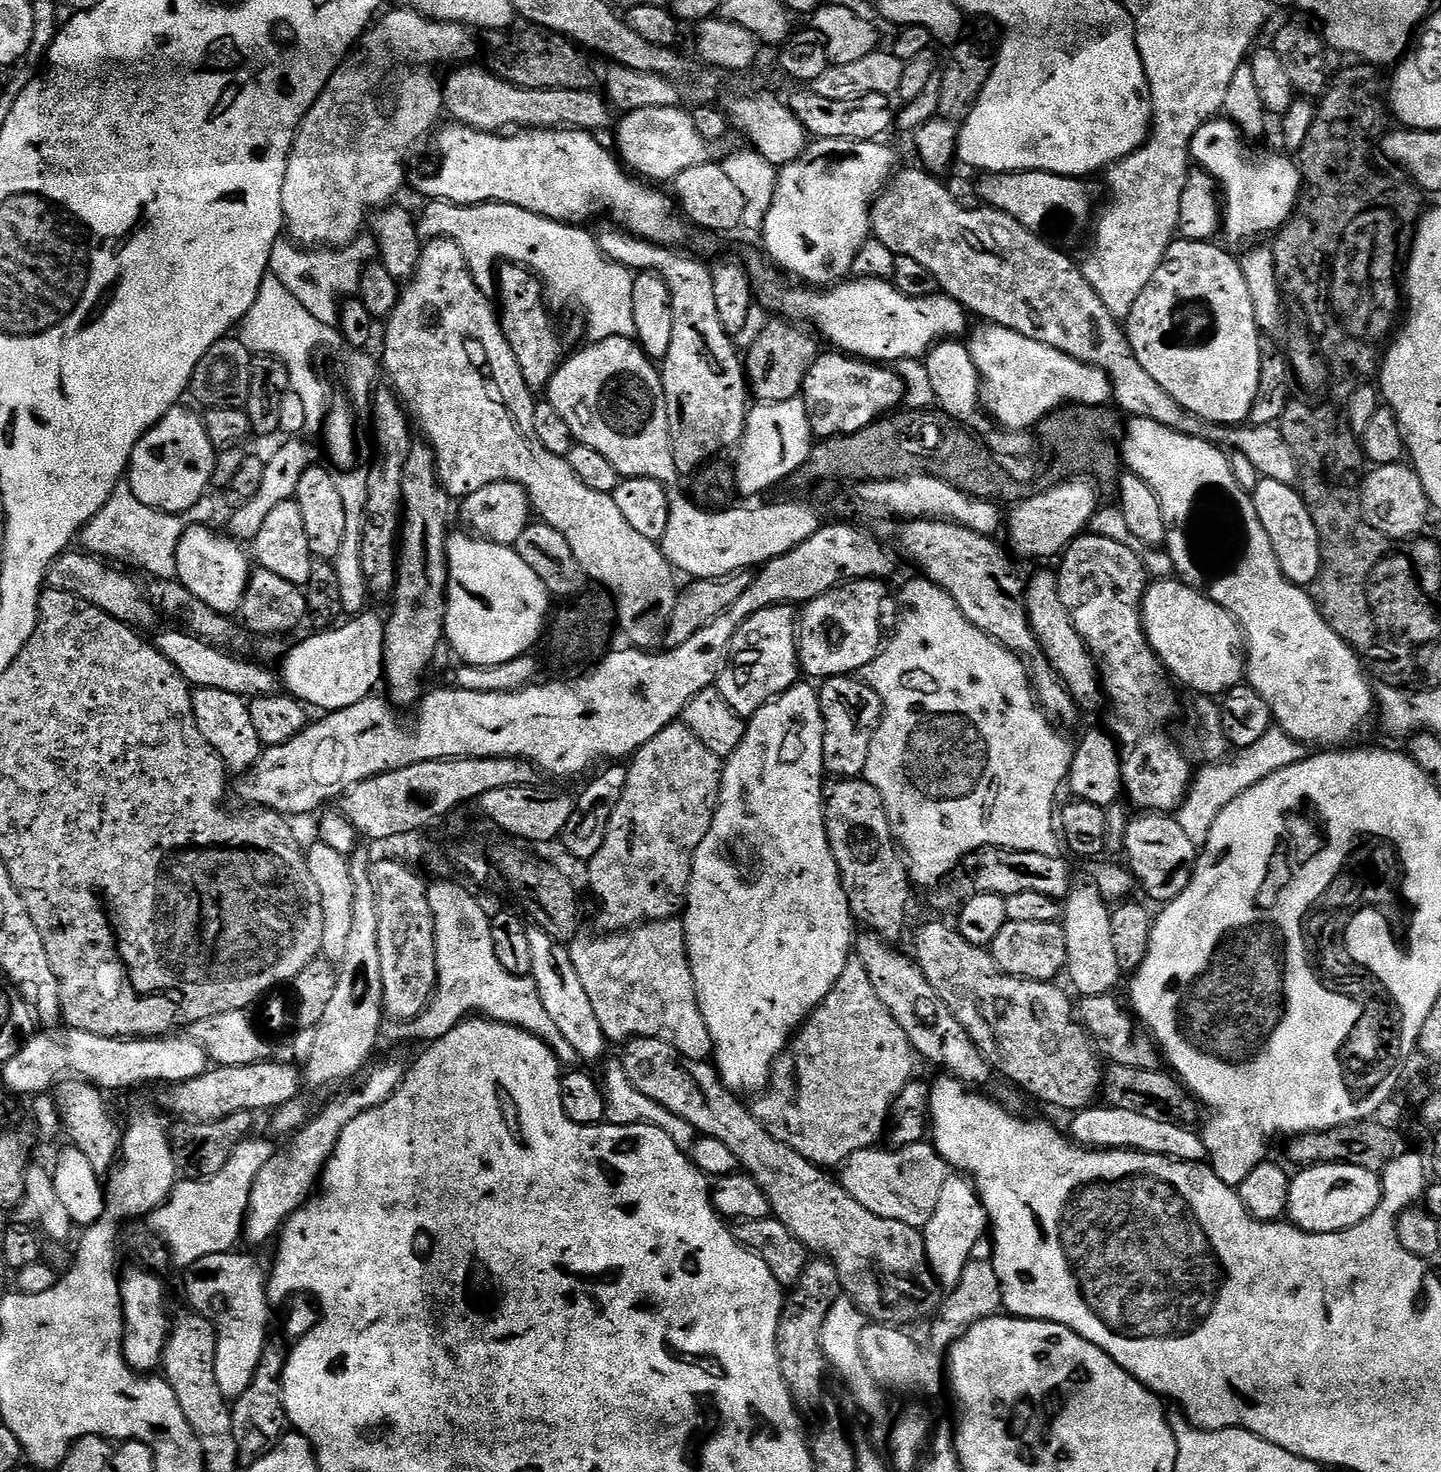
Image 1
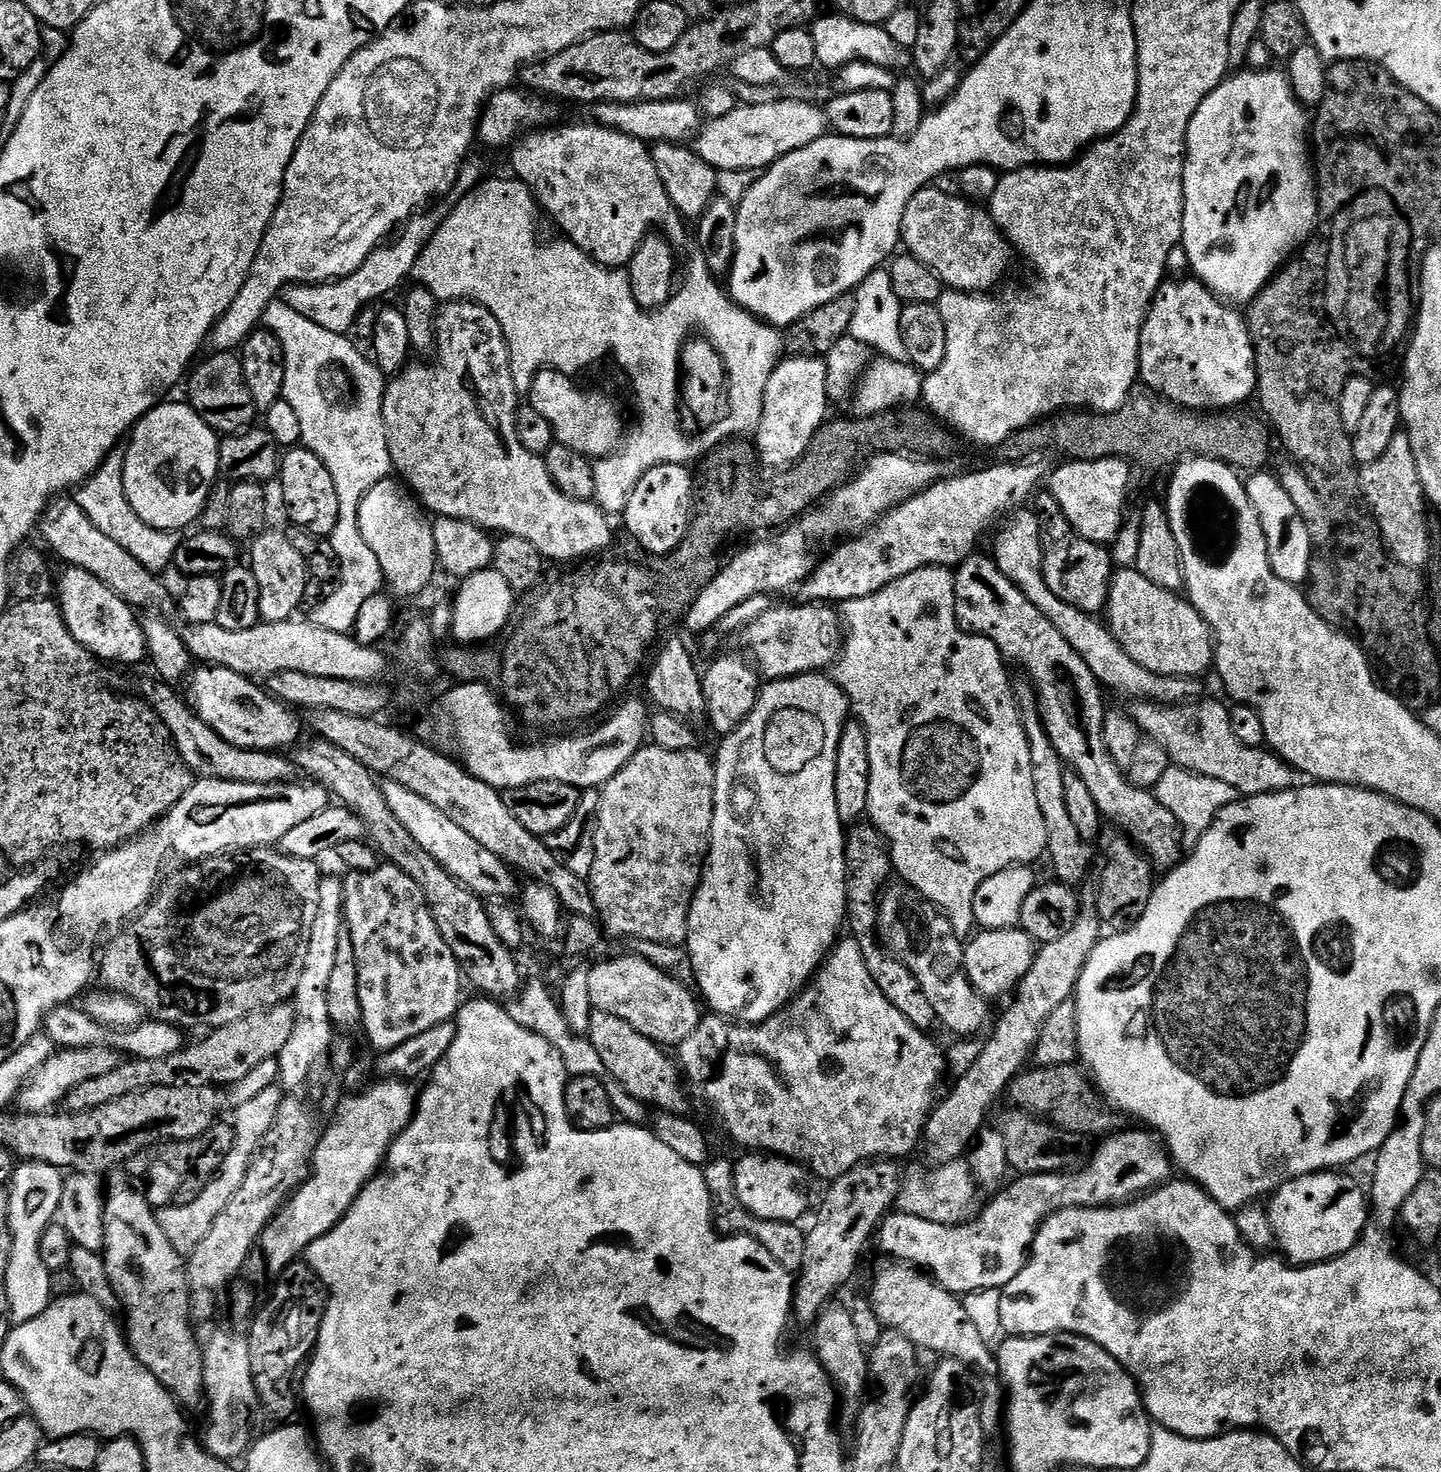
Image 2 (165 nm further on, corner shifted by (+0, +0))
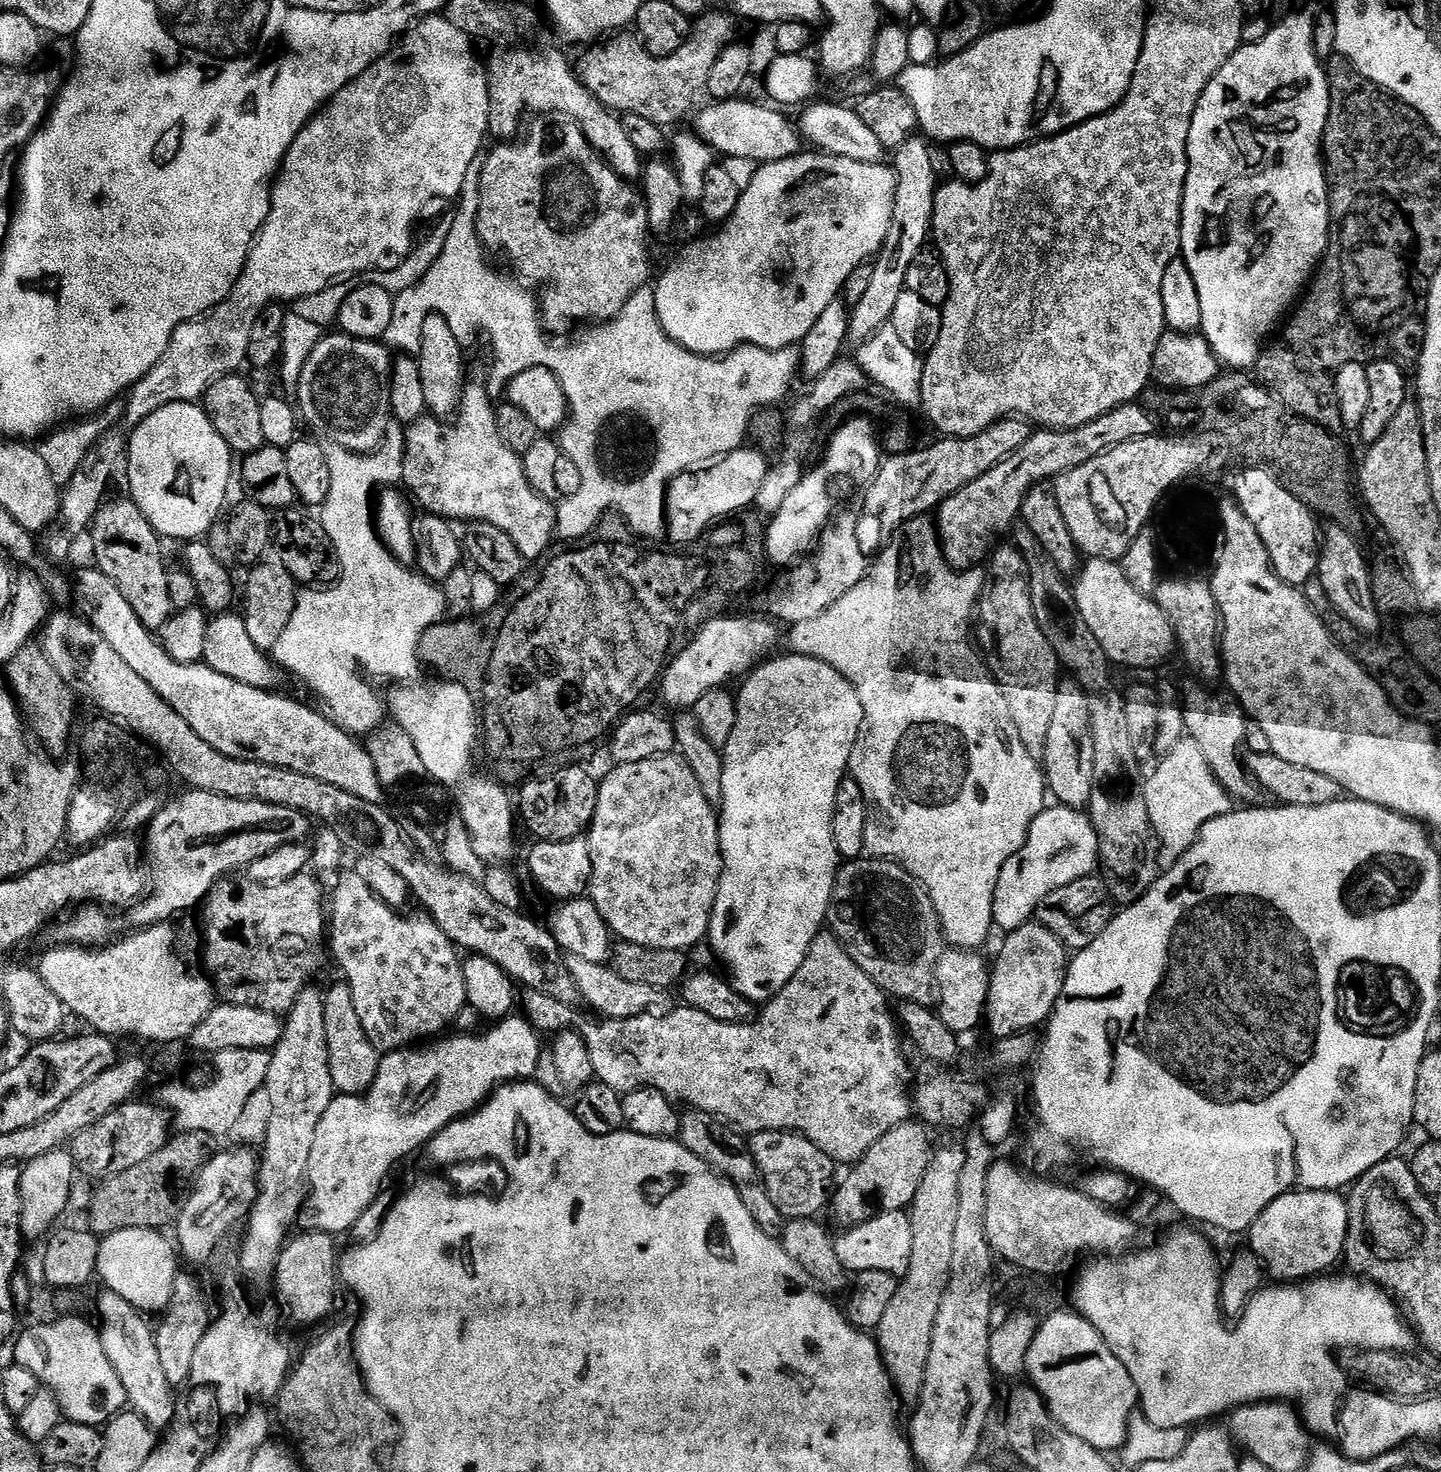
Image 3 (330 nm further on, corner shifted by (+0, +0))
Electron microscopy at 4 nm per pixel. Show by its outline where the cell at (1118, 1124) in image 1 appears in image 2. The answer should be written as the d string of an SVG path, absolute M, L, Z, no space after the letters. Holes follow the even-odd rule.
M1121 1130L1103 1137L1097 1143L1100 1145L1097 1146L1096 1153L1093 1154L1092 1161L1088 1165L1085 1163L1075 1170L1063 1172L1017 1175L1013 1184L1005 1183L993 1195L997 1196L989 1202L980 1216L976 1218L974 1216L963 1224L926 1222L926 1218L911 1216L899 1210L893 1211L880 1221L874 1244L877 1244L893 1261L913 1265L931 1274L936 1283L942 1285L946 1291L954 1293L955 1296L963 1298L975 1292L996 1288L1002 1290L1010 1282L1014 1282L1014 1278L1018 1278L1018 1274L1022 1274L1022 1270L1028 1265L1036 1230L1044 1223L1046 1217L1053 1216L1066 1208L1102 1208L1123 1204L1173 1179L1174 1165L1164 1141L1151 1130L1128 1131Z

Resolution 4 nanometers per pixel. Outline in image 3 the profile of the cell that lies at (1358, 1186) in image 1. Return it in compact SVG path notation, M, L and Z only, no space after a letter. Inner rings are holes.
M1293 1190L1282 1193L1266 1210L1260 1212L1252 1227L1246 1233L1247 1247L1264 1265L1269 1277L1277 1276L1280 1282L1303 1282L1327 1273L1335 1260L1344 1255L1344 1242L1348 1233L1348 1201L1339 1191L1329 1190Z

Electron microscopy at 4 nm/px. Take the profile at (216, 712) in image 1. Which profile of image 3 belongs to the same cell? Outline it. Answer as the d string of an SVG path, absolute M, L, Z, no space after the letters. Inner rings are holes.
M131 498L111 500L101 504L96 517L92 519L90 537L92 536L92 552L96 555L95 567L99 568L102 574L106 574L106 578L110 578L110 582L114 582L118 590L122 590L126 602L134 606L134 614L138 614L138 618L149 630L163 629L164 625L172 619L174 609L170 602L170 590L166 590L169 569L164 568L164 552L160 549L162 537L152 529L140 507Z

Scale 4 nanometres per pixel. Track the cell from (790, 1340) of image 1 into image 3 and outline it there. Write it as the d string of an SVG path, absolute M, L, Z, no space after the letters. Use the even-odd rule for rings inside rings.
M905 1122L894 1126L878 1142L866 1150L861 1160L851 1165L848 1177L830 1196L830 1212L840 1223L841 1229L853 1228L855 1224L874 1218L877 1212L902 1212L911 1205L914 1194L928 1169L930 1153L934 1144L928 1141L929 1129L923 1123Z

